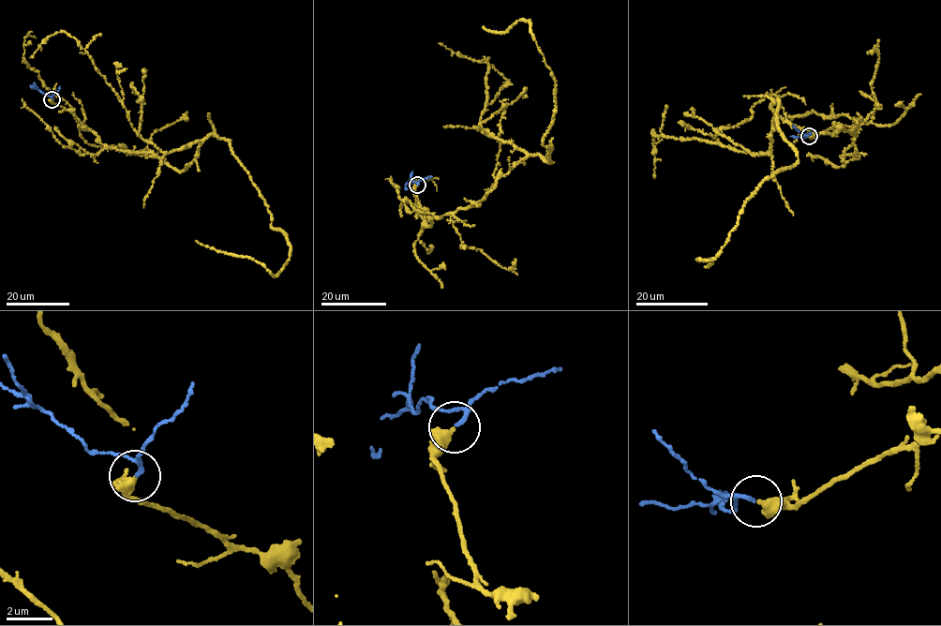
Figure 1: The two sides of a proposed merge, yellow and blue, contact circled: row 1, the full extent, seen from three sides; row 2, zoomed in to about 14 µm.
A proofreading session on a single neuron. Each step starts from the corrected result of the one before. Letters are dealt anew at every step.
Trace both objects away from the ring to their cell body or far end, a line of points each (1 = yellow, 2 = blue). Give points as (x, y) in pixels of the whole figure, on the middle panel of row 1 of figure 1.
1: (416, 185), (429, 226), (478, 203), (515, 163), (550, 161), (542, 143), (555, 81), (530, 23), (483, 27)
2: (416, 185), (412, 181), (405, 186)

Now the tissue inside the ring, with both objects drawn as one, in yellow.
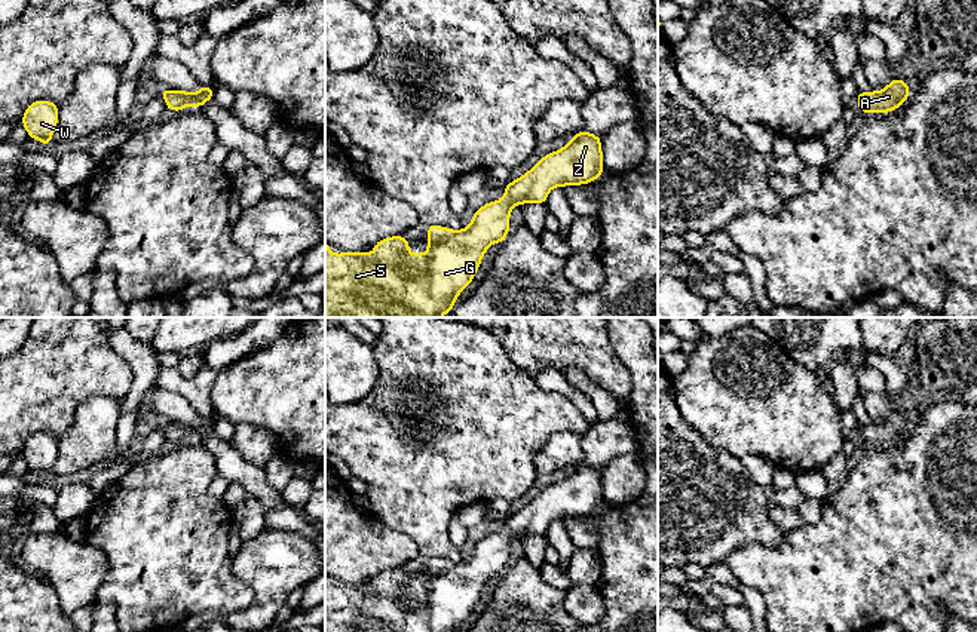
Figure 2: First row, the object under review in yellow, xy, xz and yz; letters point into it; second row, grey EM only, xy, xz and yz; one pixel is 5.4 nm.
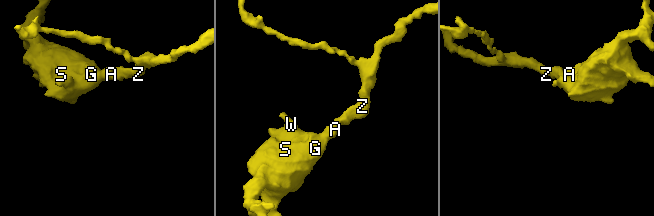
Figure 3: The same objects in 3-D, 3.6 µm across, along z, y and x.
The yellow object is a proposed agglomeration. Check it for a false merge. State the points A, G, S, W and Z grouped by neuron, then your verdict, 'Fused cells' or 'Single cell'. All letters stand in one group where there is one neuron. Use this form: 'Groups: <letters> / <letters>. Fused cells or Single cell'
Groups: A G S W Z. Single cell

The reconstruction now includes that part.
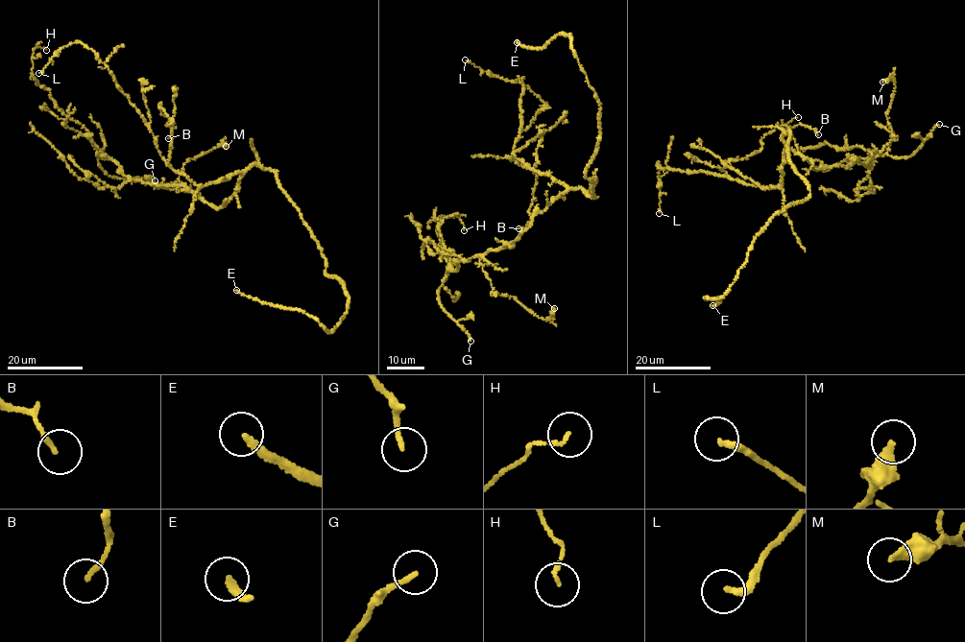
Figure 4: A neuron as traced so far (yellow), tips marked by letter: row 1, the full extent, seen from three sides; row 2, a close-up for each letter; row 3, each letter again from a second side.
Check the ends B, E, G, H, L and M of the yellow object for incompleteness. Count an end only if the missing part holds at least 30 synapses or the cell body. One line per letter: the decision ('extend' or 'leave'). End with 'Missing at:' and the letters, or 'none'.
B: leave
E: extend
G: leave
H: leave
L: leave
M: leave
Missing at: E

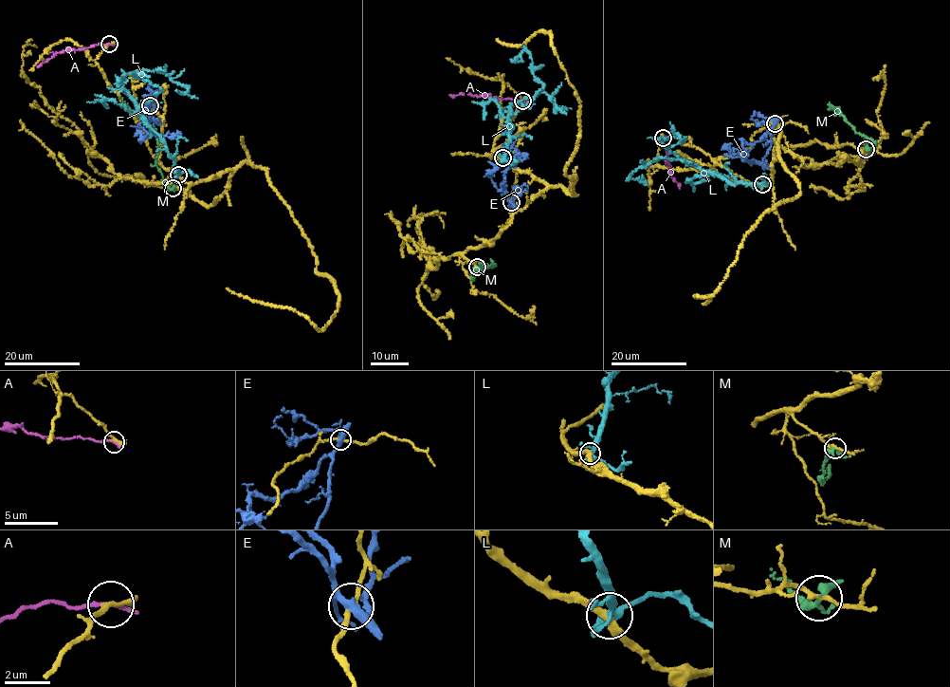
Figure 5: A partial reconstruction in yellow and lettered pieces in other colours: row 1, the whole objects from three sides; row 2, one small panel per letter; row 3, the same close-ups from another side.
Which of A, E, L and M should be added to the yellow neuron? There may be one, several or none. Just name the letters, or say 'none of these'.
none of these

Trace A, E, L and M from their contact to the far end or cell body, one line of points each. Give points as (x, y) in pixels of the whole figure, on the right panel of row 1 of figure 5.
A: (662, 138), (667, 155), (666, 160), (679, 189)
E: (775, 123), (763, 162), (744, 159), (741, 156), (747, 155)
L: (762, 184), (733, 185), (686, 164), (662, 145), (664, 140), (678, 134), (681, 139), (671, 147)
M: (866, 149), (875, 142), (862, 136), (847, 121), (839, 108), (829, 102)

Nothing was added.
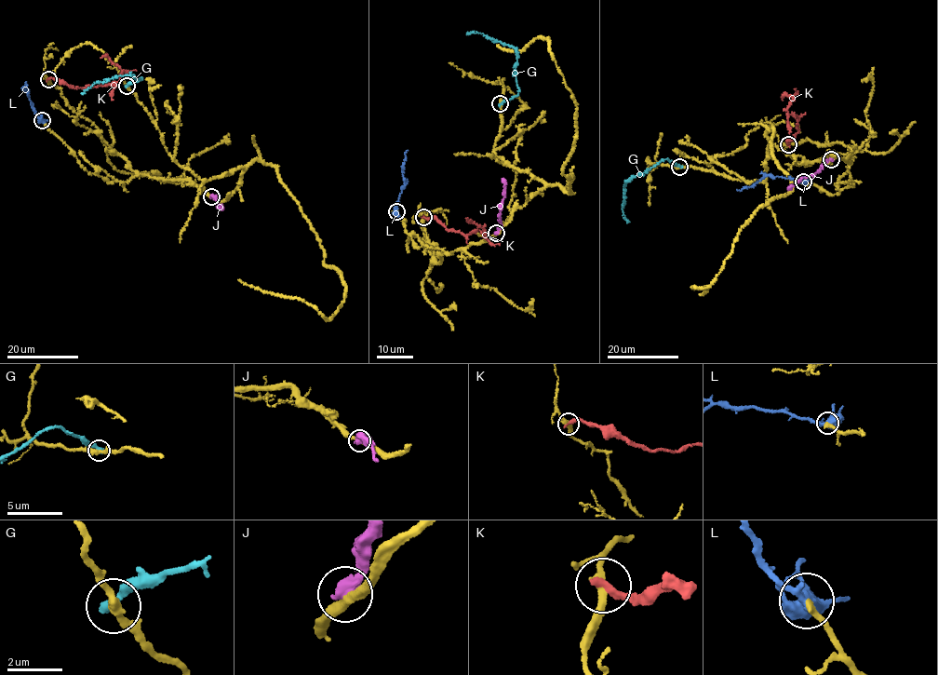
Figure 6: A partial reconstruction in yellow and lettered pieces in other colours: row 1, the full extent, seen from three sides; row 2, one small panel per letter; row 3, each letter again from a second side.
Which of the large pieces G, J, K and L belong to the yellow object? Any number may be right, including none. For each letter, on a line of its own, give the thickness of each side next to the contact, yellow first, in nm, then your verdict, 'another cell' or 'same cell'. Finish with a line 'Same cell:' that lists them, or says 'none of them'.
G: 320/400 nm | another cell
J: 300/500 nm | another cell
K: 280/280 nm | another cell
L: 240/400 nm | same cell
Same cell: L

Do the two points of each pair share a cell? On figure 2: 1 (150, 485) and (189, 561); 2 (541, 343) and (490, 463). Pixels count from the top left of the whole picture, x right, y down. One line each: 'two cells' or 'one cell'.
1: one cell
2: two cells

